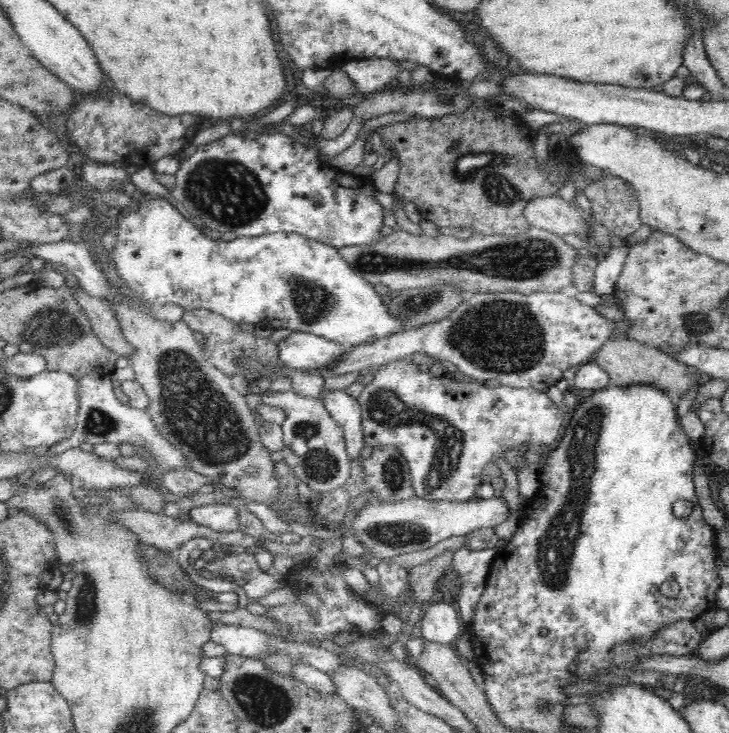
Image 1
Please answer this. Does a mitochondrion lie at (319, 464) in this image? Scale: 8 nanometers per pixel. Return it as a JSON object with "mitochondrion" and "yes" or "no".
{"mitochondrion":"yes"}

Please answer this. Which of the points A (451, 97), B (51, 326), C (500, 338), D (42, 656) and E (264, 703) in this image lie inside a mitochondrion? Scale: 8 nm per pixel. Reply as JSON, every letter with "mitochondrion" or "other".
{"A":"mitochondrion","B":"mitochondrion","C":"mitochondrion","D":"other","E":"mitochondrion"}

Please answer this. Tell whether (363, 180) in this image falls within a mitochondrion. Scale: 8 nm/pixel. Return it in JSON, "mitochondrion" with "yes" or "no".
{"mitochondrion":"no"}

